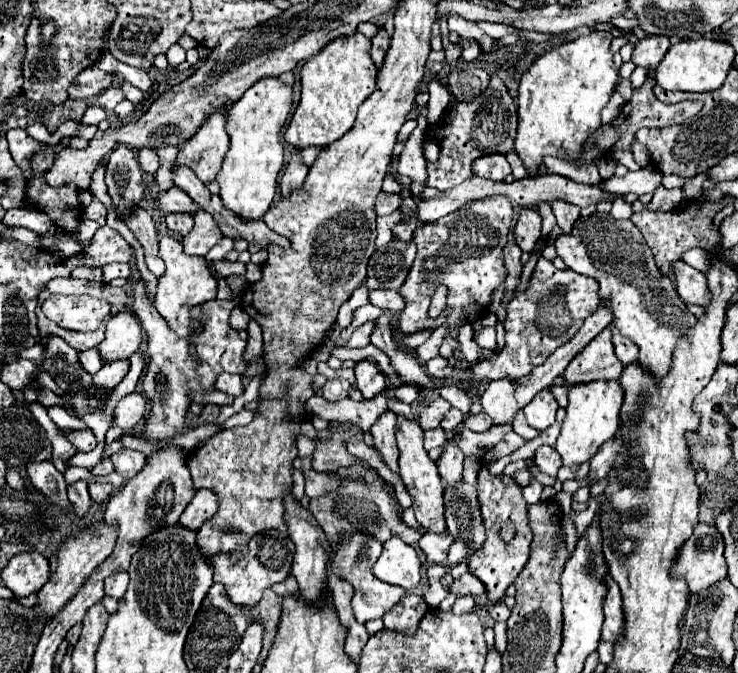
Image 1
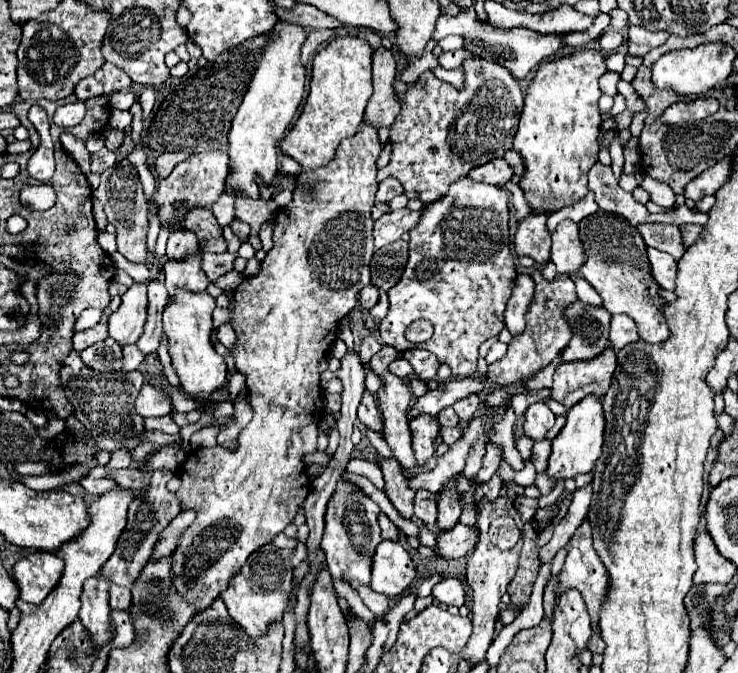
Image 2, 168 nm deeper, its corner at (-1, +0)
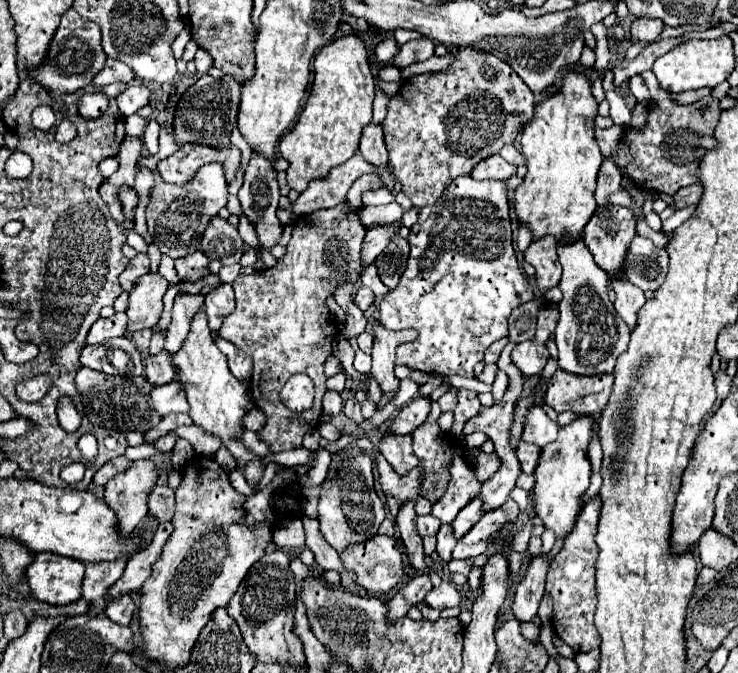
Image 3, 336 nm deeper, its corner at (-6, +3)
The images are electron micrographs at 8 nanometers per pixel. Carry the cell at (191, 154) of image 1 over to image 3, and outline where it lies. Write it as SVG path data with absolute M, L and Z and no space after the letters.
M208 163L202 165L196 175L182 185L158 181L150 193L150 203L146 207L146 221L148 233L152 241L160 247L162 253L170 255L172 259L188 255L188 251L196 251L200 247L200 239L204 227L212 215L216 215L228 201L228 185L224 179L224 165L222 163Z

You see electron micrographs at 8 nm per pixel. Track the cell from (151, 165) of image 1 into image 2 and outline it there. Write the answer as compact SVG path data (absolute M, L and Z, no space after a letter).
M165 152L165 154L161 154L161 156L155 160L155 170L157 170L157 174L159 174L161 178L167 178L167 176L171 174L171 170L173 170L179 162L183 162L183 160L187 160L187 158L189 158L187 152Z

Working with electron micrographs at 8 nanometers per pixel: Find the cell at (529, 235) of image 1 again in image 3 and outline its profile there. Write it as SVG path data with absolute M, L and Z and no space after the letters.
M544 235L542 239L536 239L530 243L530 247L524 251L524 259L534 265L536 269L536 283L540 291L546 291L548 287L558 285L562 267L556 255L556 237Z

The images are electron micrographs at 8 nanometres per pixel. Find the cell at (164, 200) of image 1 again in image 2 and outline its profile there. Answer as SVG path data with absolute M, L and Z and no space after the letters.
M195 208L195 210L187 212L181 222L187 230L195 232L197 242L203 252L215 252L215 254L227 252L227 242L223 238L221 226L217 224L217 220L209 208Z

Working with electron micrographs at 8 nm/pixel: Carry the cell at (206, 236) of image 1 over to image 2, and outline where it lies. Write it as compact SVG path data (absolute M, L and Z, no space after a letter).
M201 250L193 256L187 256L181 262L163 260L165 270L165 286L169 292L169 298L175 296L177 288L185 288L191 292L203 292L209 284L205 272L201 270Z

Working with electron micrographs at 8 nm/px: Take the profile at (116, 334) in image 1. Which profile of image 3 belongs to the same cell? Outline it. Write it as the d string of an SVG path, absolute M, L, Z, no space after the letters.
M148 273L136 281L128 301L128 333L156 327L162 313L162 297L168 289L168 281L156 273Z

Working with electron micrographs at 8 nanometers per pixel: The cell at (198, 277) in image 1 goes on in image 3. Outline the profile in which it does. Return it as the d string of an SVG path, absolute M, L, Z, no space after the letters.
M196 311L194 313L194 317L190 321L190 333L182 341L180 351L174 355L174 367L176 367L178 381L182 383L184 393L188 397L188 403L190 403L190 411L188 413L190 413L194 425L202 427L208 433L218 435L222 439L222 443L232 451L232 455L236 457L238 465L246 467L246 481L252 487L256 487L256 483L262 477L260 457L256 457L242 443L236 441L240 437L240 429L242 429L240 419L254 407L254 403L252 403L248 387L242 385L230 373L230 369L226 365L226 355L212 341L210 329L208 329L206 311Z

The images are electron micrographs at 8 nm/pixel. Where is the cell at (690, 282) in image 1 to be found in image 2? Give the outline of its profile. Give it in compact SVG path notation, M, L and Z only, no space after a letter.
M647 248L647 258L651 264L651 276L653 280L663 288L663 290L673 290L675 288L675 268L677 262L665 252L659 252L655 248Z

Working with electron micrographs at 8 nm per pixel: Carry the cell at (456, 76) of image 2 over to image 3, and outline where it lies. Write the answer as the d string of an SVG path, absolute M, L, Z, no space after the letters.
M388 63L388 65L384 65L382 69L380 69L380 77L384 79L384 81L400 81L400 75L402 73L402 69L400 67L396 67L396 65L392 65L392 63Z

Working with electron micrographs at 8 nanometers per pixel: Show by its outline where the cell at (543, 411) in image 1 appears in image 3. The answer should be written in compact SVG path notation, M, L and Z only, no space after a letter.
M538 405L530 407L526 423L524 423L522 439L526 443L544 447L544 445L552 443L556 439L556 435L558 435L558 423L554 419L550 419L542 407L538 407Z

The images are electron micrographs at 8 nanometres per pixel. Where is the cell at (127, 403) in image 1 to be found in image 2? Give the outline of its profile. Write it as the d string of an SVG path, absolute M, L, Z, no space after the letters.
M145 384L141 388L137 402L135 402L135 408L137 408L137 414L141 414L143 418L165 416L165 414L173 412L173 406L171 406L167 392L163 392L163 388L157 388L151 384Z

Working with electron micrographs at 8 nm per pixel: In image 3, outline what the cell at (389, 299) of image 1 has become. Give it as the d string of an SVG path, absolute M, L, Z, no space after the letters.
M360 287L358 291L356 291L356 295L354 295L354 303L362 309L362 311L366 311L372 303L374 303L374 299L376 299L376 295L368 289L368 287Z

